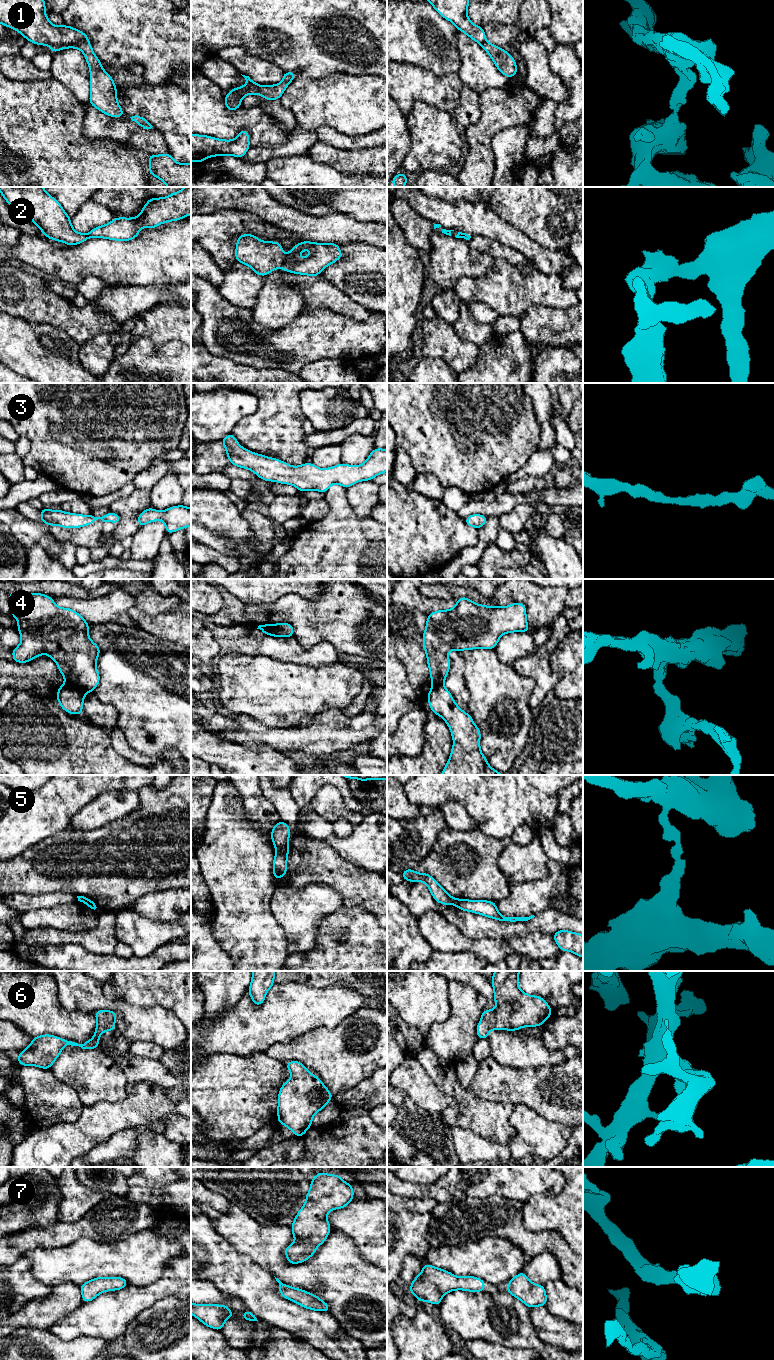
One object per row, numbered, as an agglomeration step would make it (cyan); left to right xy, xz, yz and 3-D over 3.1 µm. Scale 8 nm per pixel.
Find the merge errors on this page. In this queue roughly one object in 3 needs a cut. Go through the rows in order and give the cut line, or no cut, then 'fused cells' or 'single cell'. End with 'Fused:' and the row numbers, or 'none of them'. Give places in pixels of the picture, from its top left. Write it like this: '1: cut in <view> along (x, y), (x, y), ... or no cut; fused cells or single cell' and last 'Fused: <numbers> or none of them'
1: cut in xy along (87, 41), (58, 44), (52, 47); fused cells
2: cut in xz along (286, 256), (281, 266); fused cells
3: no cut; single cell
4: cut in xy along (66, 682), (77, 686), (85, 692); fused cells
5: cut in xz along (287, 845), (276, 848); fused cells
6: no cut; single cell
7: no cut; single cell
Fused: 1, 2, 4, 5

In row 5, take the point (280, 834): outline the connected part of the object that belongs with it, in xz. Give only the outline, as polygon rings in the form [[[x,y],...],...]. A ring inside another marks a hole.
[[[283,821],[276,823],[271,831],[271,839],[275,848],[288,846],[290,837],[289,825]]]

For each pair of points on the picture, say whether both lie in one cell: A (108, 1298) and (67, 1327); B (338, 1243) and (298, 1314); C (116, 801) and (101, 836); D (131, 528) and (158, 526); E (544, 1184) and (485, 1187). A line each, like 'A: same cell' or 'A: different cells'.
A: same cell
B: different cells
C: different cells
D: different cells
E: same cell

